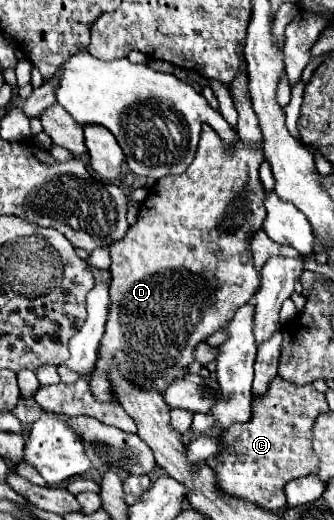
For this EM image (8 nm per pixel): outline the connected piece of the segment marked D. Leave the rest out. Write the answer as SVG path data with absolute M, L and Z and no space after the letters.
M203 124L203 132L201 132L201 140L199 140L199 146L197 146L197 156L195 160L191 162L191 166L179 174L179 176L167 176L159 182L155 182L151 188L149 188L149 196L145 198L145 202L141 204L139 208L139 218L133 226L129 226L127 234L123 240L111 244L111 308L109 308L109 320L107 320L107 326L105 326L105 334L101 338L101 346L99 346L99 356L97 356L97 362L95 362L95 370L91 372L91 378L89 378L89 390L91 394L95 396L97 402L111 402L113 396L115 396L115 390L111 386L111 380L109 380L109 370L115 362L117 370L123 374L125 380L129 380L131 384L143 388L143 390L149 390L149 388L155 388L157 392L165 392L169 388L169 384L173 380L179 380L187 374L187 366L195 360L193 358L193 350L199 342L207 340L211 334L215 334L217 330L223 330L225 324L231 320L231 316L235 314L235 310L243 304L247 304L253 294L257 292L259 288L259 272L253 268L253 260L251 260L251 250L249 250L249 240L251 236L261 228L263 224L263 184L259 180L259 166L261 162L265 160L263 156L263 150L253 150L251 146L243 144L241 140L235 144L235 152L227 152L223 150L223 140L219 140L217 132L213 128L209 128L207 124Z

